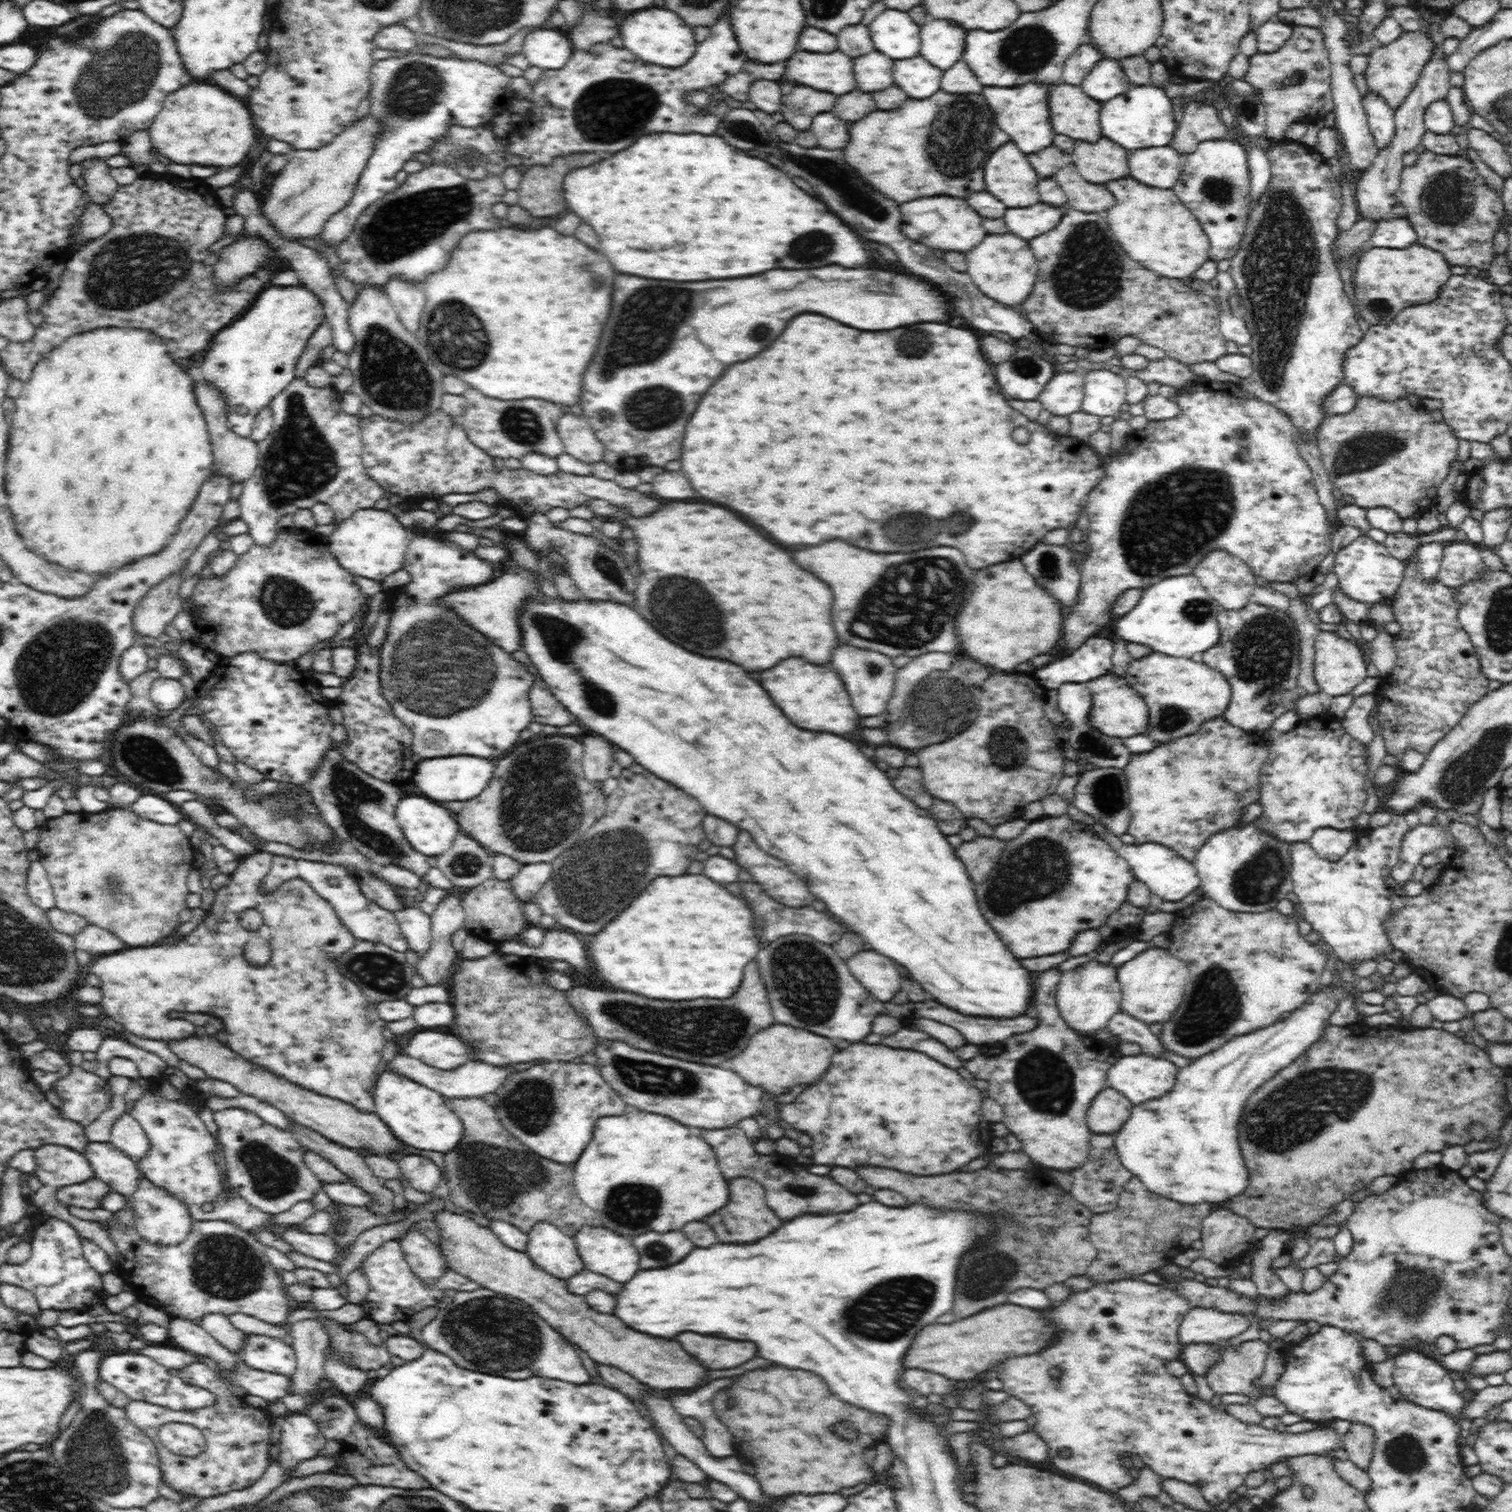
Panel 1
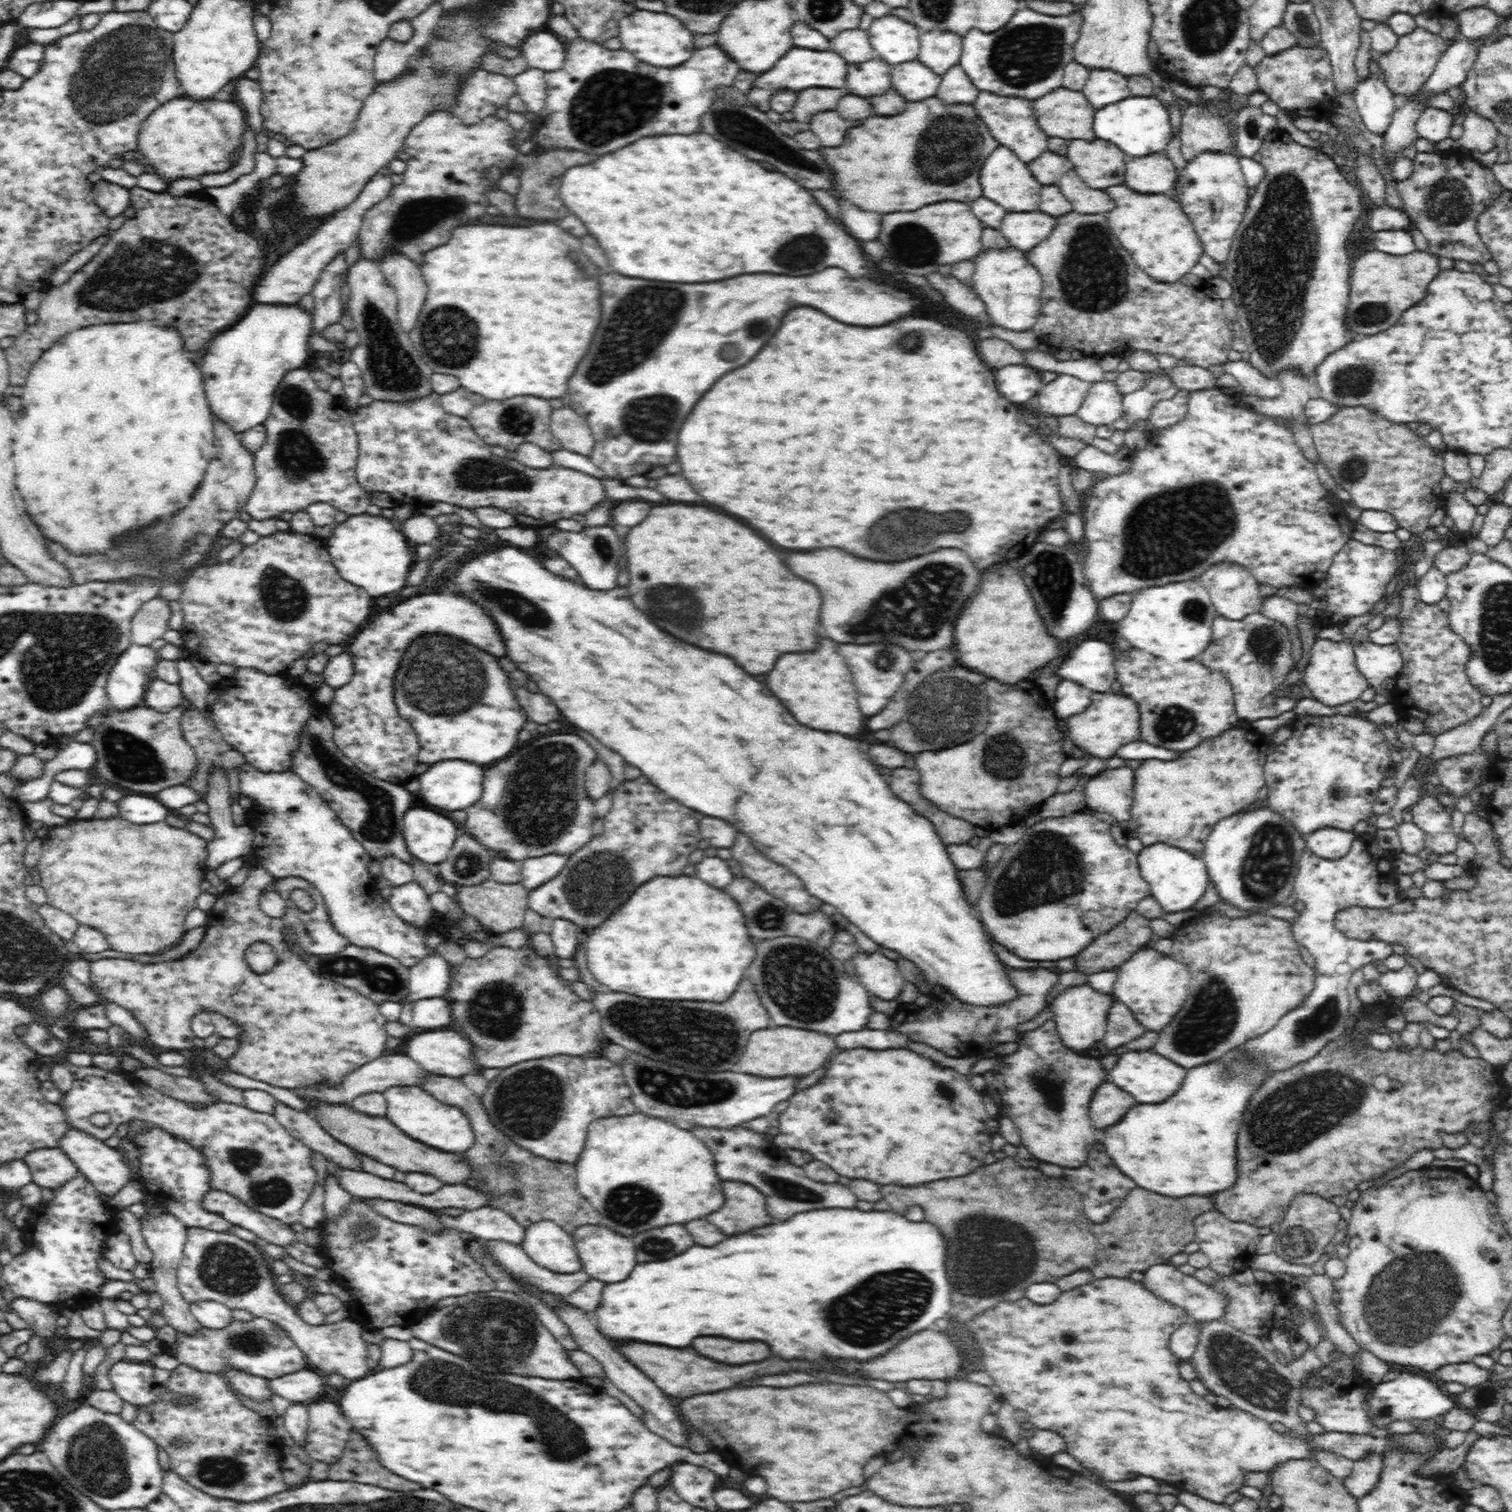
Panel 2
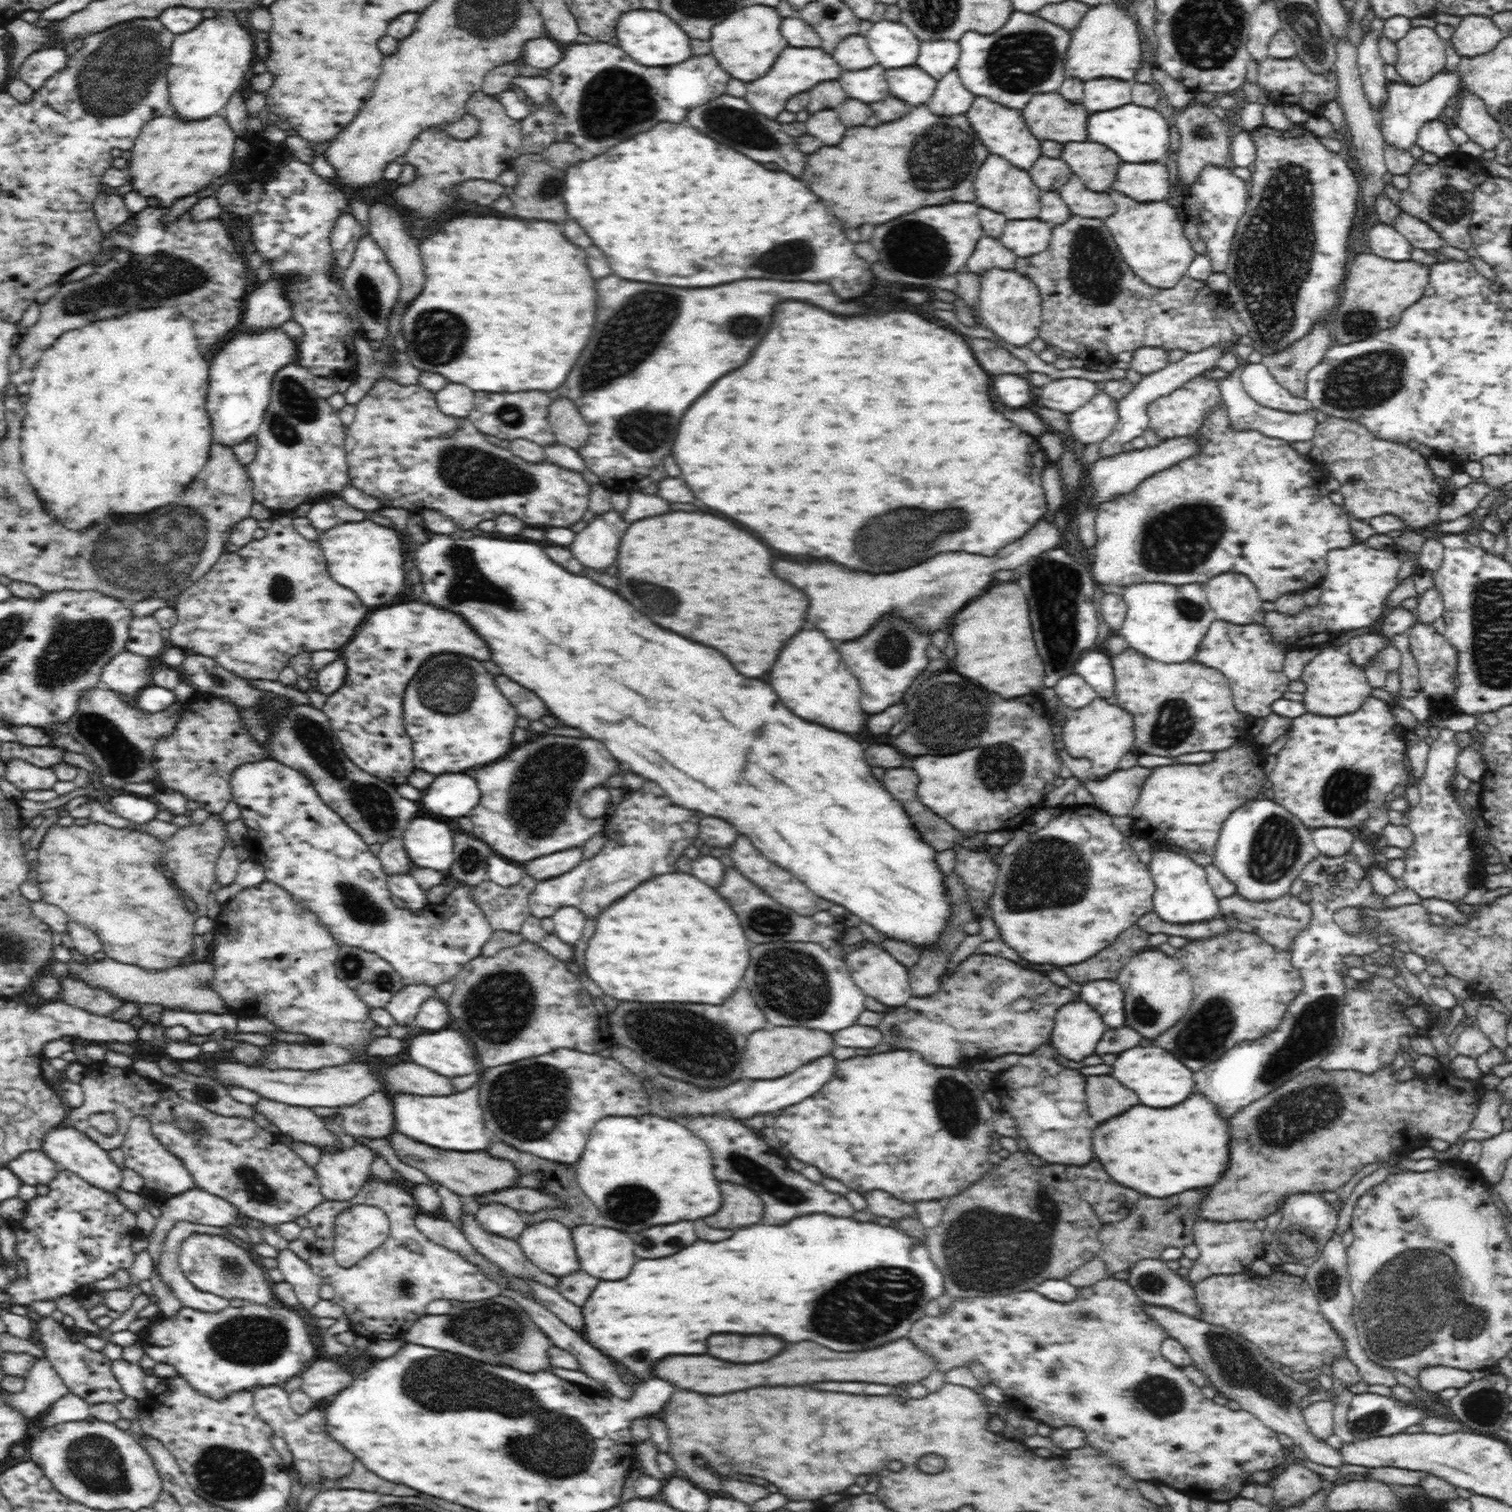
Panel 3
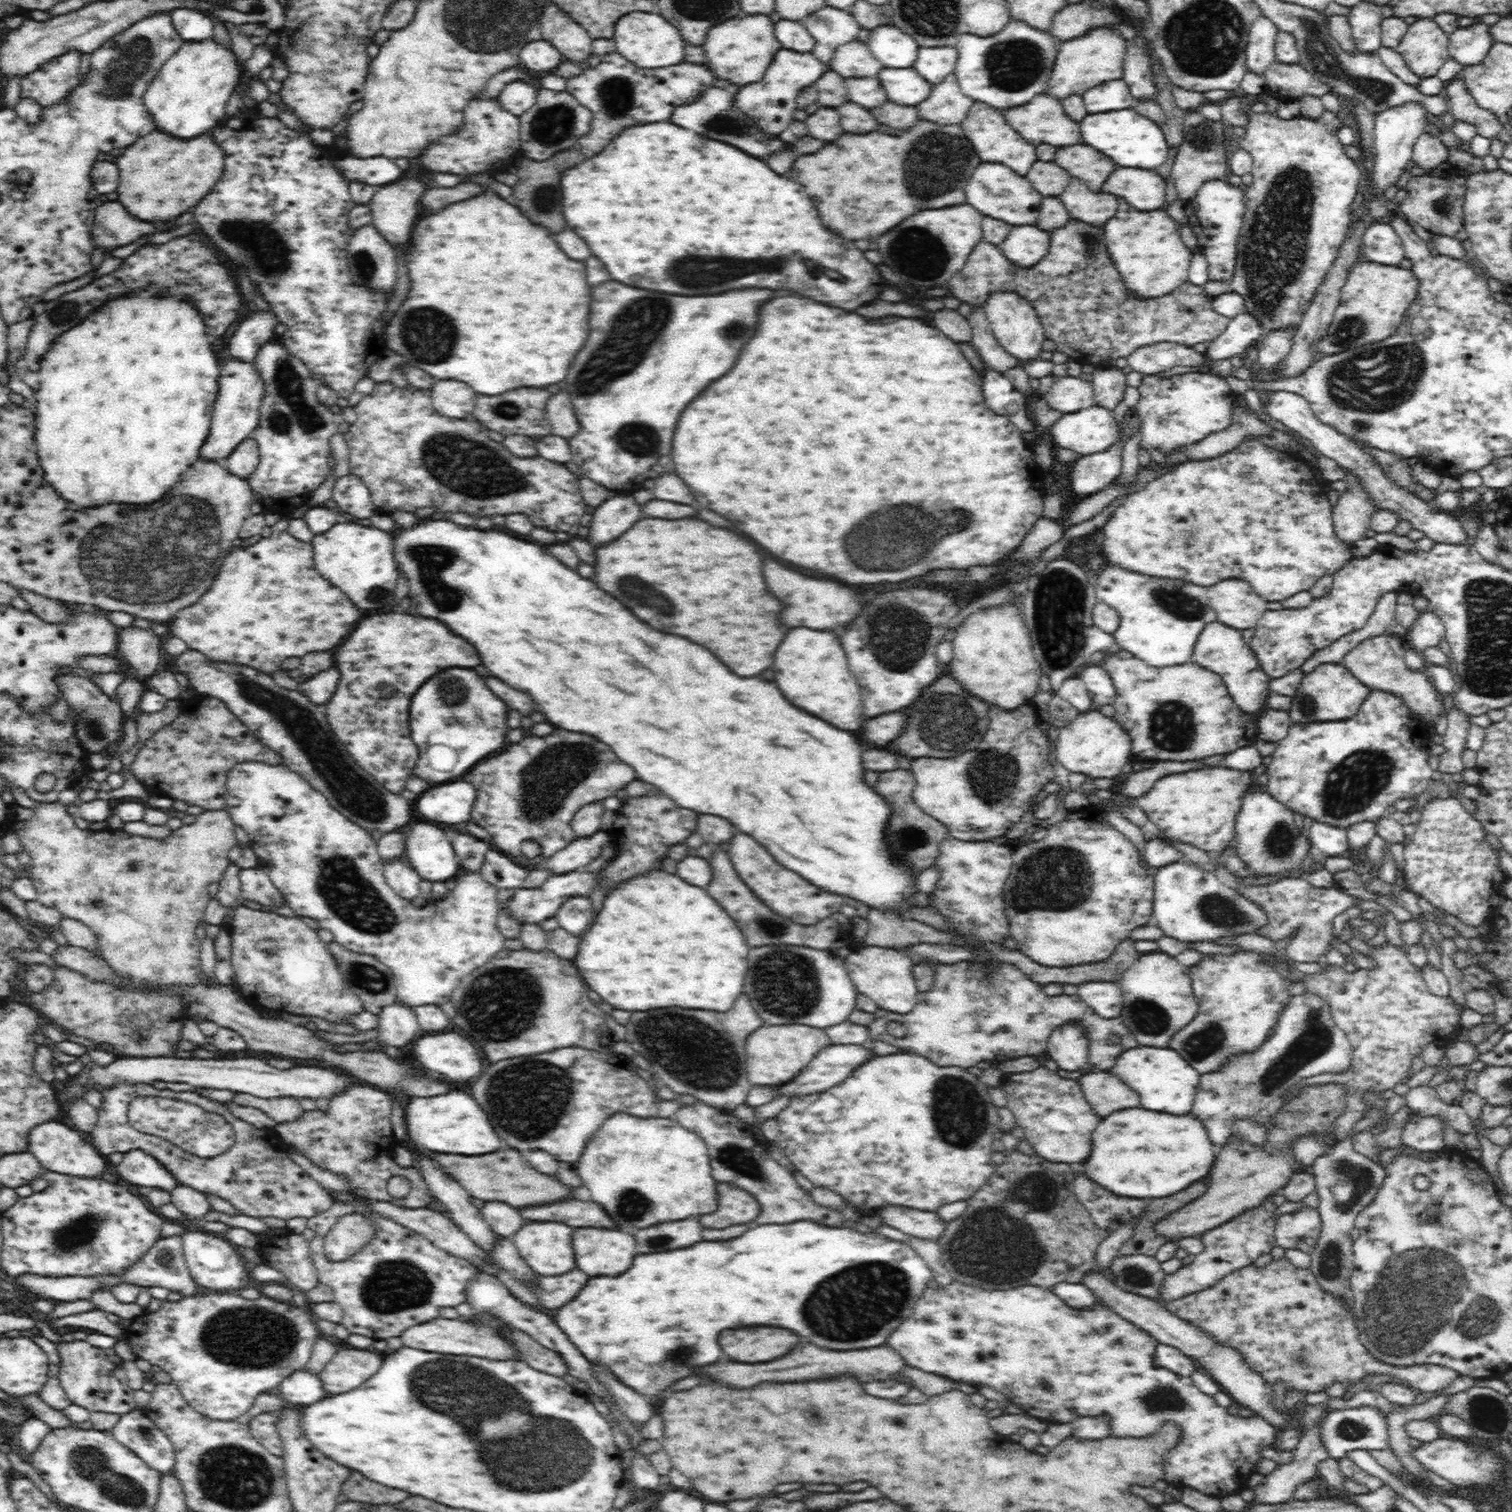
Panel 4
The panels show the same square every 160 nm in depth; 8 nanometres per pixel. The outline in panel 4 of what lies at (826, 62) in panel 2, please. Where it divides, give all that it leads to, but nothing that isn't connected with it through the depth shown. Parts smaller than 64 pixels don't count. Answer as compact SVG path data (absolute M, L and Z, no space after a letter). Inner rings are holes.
M780 50L760 82L746 84L744 88L740 88L740 92L736 94L736 108L742 110L746 118L754 119L758 126L762 126L760 130L762 134L768 132L772 136L778 136L782 130L786 130L786 126L792 120L798 92L816 82L828 70L830 70L828 64L818 62L818 58L812 56L810 52Z

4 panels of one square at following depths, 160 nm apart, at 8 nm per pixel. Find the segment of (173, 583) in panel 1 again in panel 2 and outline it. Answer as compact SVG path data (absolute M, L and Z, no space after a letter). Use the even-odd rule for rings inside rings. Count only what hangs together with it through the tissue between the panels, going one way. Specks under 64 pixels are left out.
M154 597L145 602L133 616L131 622L131 641L150 646L154 640L162 638L168 630L172 609L168 599Z

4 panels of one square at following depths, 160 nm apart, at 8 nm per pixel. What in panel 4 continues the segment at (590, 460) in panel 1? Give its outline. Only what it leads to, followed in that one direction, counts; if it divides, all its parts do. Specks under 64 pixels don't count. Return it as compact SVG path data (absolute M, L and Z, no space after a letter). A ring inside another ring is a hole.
M558 392L547 400L546 418L552 424L552 435L570 438L570 436L574 436L574 432L578 432L578 418L574 414L570 394L566 394L566 392Z

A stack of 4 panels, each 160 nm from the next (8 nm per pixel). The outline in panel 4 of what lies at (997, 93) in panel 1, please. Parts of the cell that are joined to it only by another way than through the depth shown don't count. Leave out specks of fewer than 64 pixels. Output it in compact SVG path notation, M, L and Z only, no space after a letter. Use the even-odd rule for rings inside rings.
M974 104L968 111L966 120L962 122L962 128L982 162L1002 162L1002 164L1010 166L1014 172L1018 172L1020 176L1024 176L1030 170L1030 166L1038 160L1034 154L1034 146L1028 144L1026 140L1022 140L1014 132L1014 128L1010 128L1010 124L1006 124L1006 118L1000 114L1000 110L990 108L988 104Z

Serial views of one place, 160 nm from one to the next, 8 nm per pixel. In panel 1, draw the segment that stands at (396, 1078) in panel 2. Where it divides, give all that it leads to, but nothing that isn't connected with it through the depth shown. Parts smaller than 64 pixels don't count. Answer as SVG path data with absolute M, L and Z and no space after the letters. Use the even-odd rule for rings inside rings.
M398 1054L386 1064L388 1071L394 1071L394 1074L402 1075L403 1078L412 1079L416 1083L420 1083L433 1091L440 1093L446 1098L470 1098L472 1096L486 1096L490 1092L496 1092L508 1078L510 1072L516 1072L512 1066L504 1066L504 1068L494 1068L490 1064L482 1064L482 1062L466 1062L460 1068L452 1071L441 1071L439 1068L431 1067L423 1063L421 1060L408 1058L406 1054Z

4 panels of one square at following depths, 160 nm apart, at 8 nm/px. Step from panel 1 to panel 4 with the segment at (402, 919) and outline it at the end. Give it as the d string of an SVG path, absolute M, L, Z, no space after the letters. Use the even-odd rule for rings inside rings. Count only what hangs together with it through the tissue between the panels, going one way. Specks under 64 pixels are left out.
M400 857L394 860L383 861L383 875L388 886L406 900L412 900L420 894L420 881L422 877Z

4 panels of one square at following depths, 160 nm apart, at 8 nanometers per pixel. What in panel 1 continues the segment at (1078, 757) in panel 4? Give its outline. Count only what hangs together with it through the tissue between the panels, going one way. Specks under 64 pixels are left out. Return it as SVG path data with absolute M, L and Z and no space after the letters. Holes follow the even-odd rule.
M1110 672L1085 682L1085 685L1089 688L1093 699L1089 726L1094 728L1096 732L1100 732L1104 736L1126 739L1130 736L1136 736L1136 734L1142 734L1146 730L1146 720L1148 720L1146 702L1142 696L1138 696L1128 686L1122 676Z

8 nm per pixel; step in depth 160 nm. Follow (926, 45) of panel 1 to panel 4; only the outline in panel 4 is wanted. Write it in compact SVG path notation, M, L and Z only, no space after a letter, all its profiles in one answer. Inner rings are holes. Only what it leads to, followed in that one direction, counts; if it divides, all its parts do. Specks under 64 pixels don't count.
M948 46L919 47L918 60L913 67L928 83L938 84L944 80L944 76L954 72L956 58L958 58L956 48L948 48Z

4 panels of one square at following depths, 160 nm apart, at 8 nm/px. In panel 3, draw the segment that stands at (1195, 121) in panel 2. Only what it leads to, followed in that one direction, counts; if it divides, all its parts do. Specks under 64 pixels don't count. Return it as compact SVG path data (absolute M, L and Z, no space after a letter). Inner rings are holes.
M1190 104L1181 110L1176 111L1176 129L1180 134L1180 147L1177 151L1178 176L1182 186L1190 186L1201 174L1206 166L1226 167L1233 169L1234 163L1230 154L1230 138L1228 135L1228 123L1218 116L1206 104L1200 106Z

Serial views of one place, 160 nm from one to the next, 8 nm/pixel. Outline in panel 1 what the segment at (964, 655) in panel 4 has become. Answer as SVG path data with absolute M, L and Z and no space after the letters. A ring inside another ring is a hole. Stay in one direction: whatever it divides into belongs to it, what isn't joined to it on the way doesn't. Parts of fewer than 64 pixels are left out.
M1002 562L982 568L974 574L972 592L965 598L960 614L956 616L956 634L964 652L1004 673L1016 673L1016 666L1056 648L1062 634L1062 608L1050 592L1038 588L1034 578L1022 568L1022 562Z

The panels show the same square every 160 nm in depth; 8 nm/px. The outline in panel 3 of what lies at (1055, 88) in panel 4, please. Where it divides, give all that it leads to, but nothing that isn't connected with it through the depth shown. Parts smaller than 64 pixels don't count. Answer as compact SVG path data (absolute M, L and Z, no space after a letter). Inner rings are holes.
M1119 1L1108 4L1091 5L1091 9L1085 14L1081 24L1071 30L1070 44L1064 58L1065 78L1076 78L1079 82L1088 83L1092 79L1118 79L1131 82L1140 70L1142 50L1140 49L1140 27L1132 16L1132 8L1126 8Z

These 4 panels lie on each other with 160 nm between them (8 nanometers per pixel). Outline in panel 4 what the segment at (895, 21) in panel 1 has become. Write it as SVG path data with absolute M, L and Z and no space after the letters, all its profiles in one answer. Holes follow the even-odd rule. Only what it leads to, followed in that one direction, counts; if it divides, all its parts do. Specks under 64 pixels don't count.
M896 26L873 28L868 38L868 48L882 66L888 68L910 68L914 66L919 47L912 36L904 34Z

